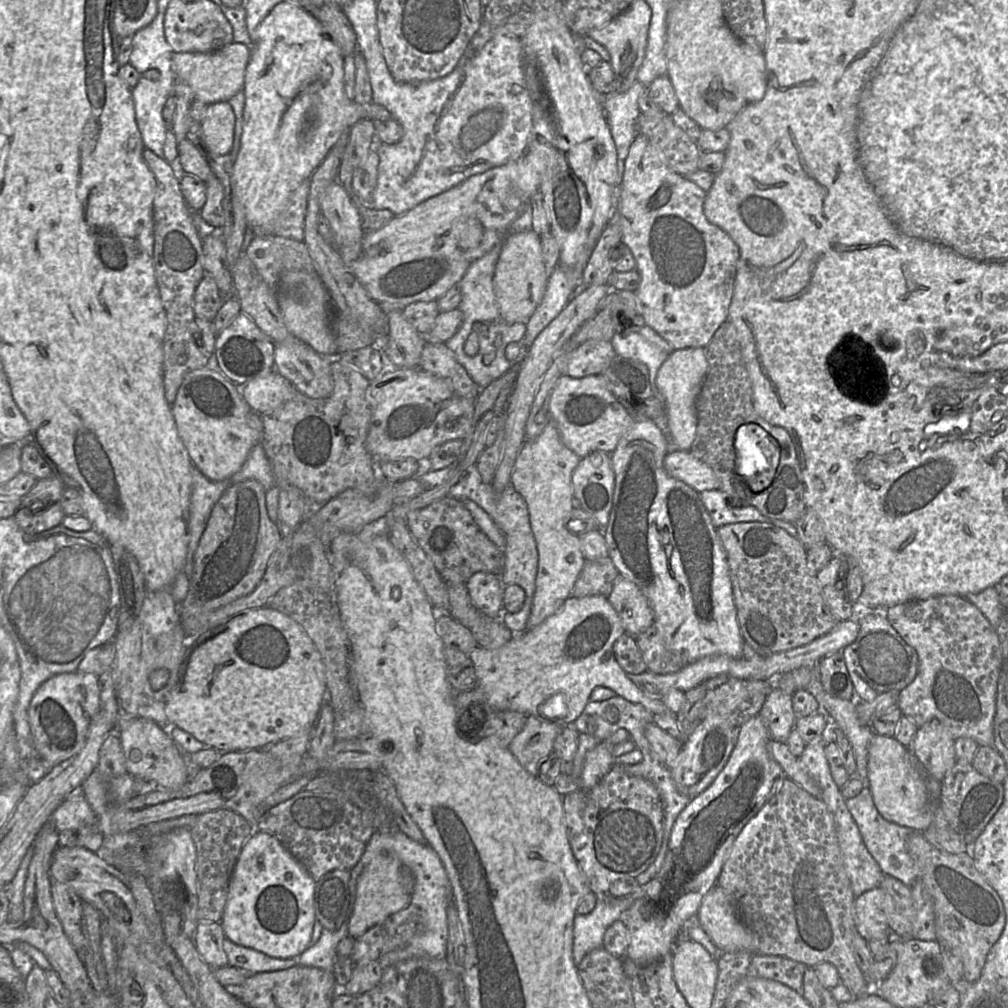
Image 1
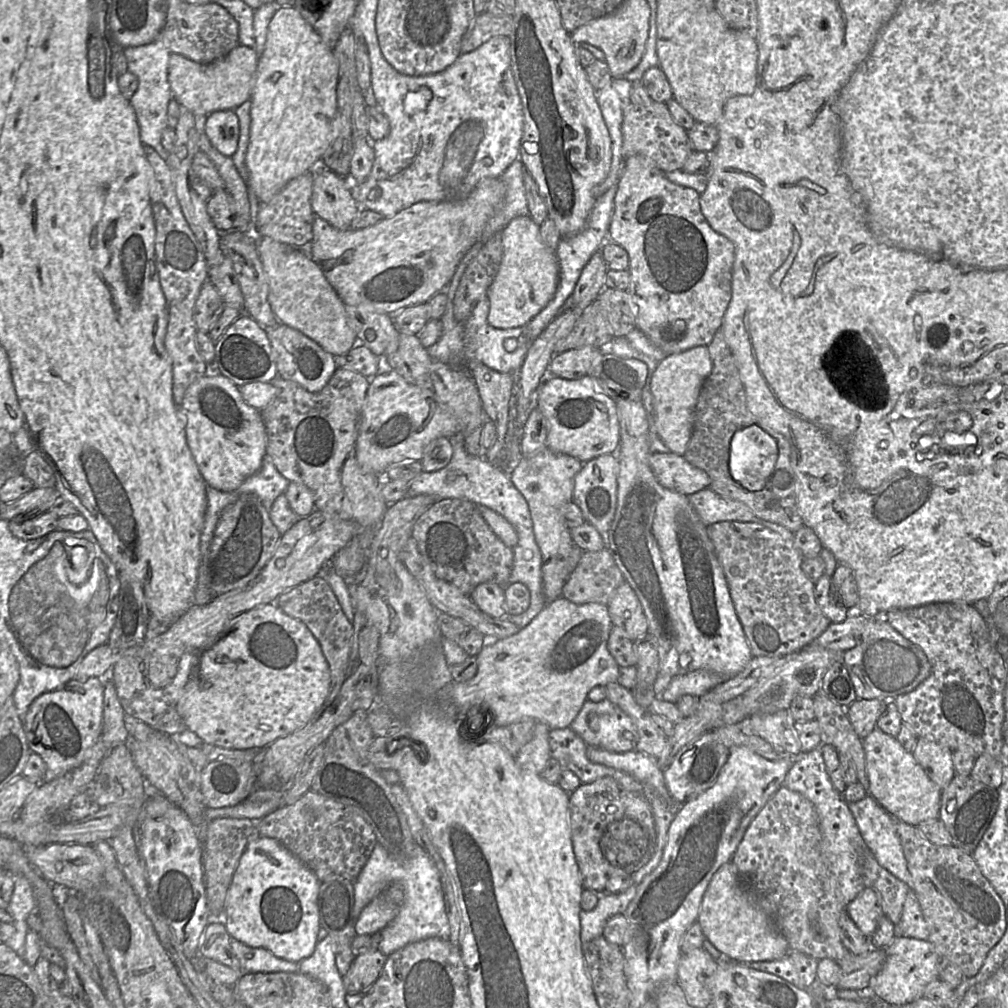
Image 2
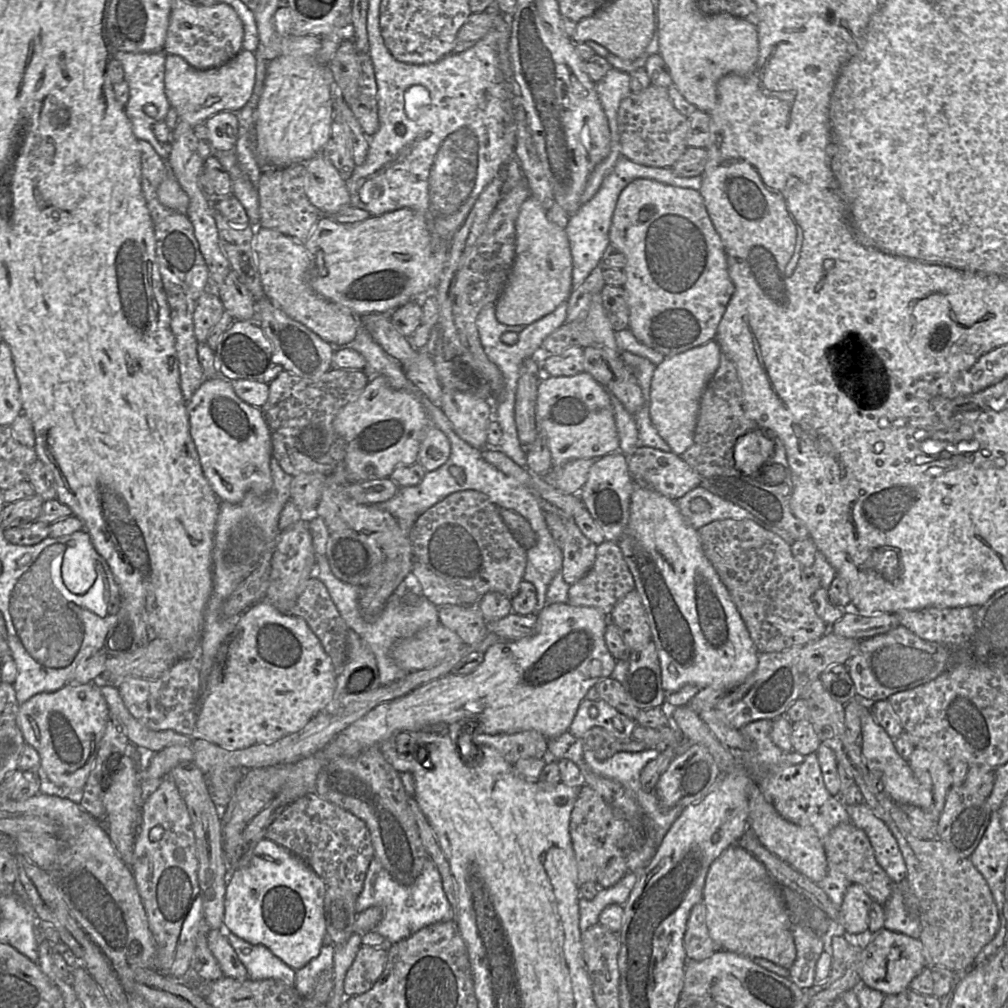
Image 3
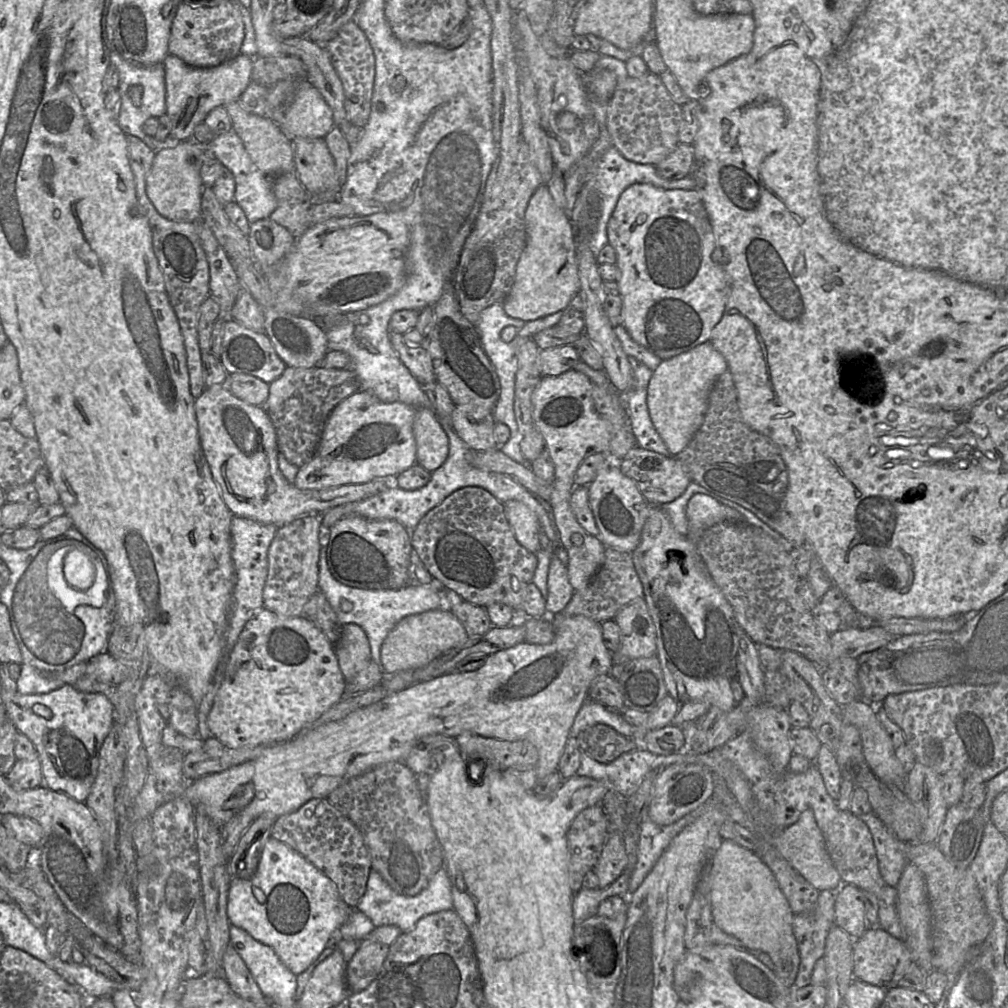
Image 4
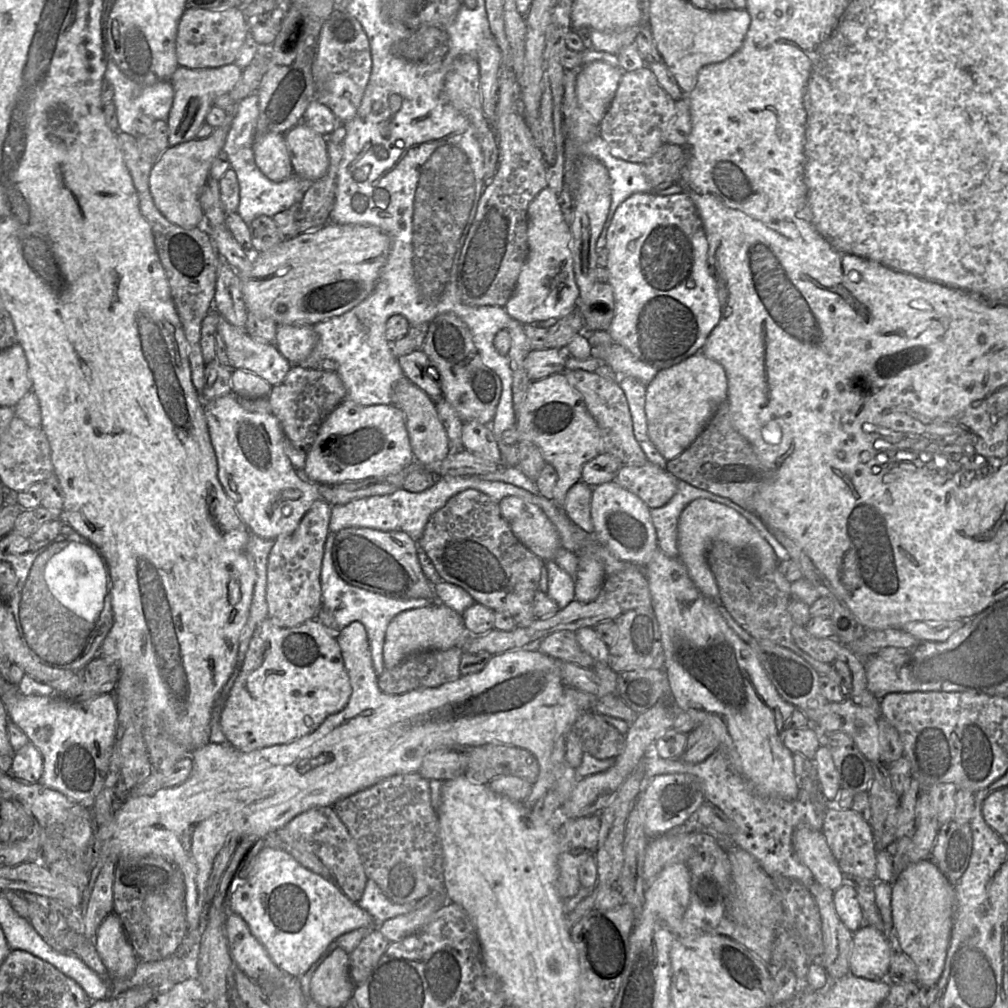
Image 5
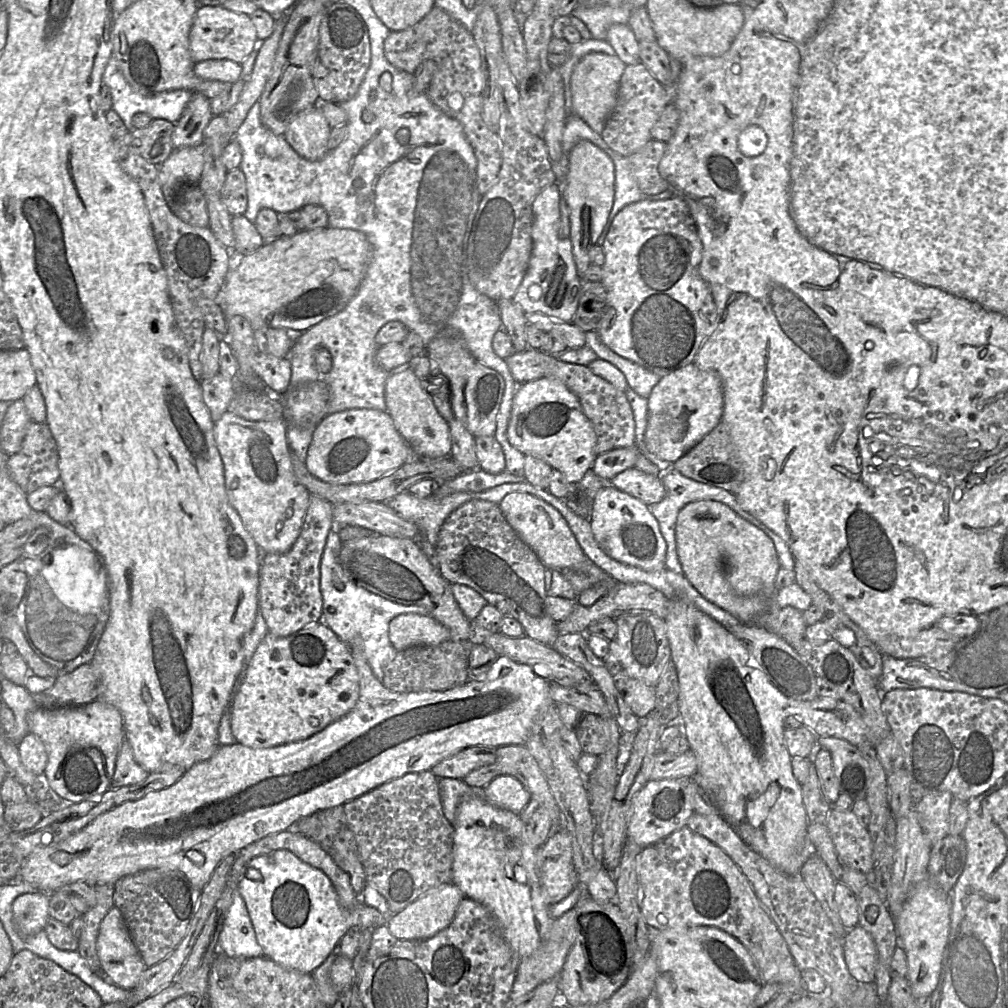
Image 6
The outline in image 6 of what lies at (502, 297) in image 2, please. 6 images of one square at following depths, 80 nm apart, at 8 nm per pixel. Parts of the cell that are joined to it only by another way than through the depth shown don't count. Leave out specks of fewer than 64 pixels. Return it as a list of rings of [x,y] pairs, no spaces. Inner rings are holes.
[[[553,183],[533,201],[532,252],[526,273],[512,300],[525,314],[542,313],[556,321],[572,323],[583,280],[577,274],[570,239],[560,236],[561,196],[561,187]]]

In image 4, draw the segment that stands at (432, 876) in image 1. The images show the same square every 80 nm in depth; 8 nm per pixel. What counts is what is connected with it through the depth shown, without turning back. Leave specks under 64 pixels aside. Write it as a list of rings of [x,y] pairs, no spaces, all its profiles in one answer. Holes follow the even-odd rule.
[[[441,868],[419,894],[404,896],[395,892],[376,870],[371,869],[365,893],[354,909],[364,913],[375,927],[394,925],[402,933],[408,932],[415,927],[422,917],[454,909],[450,880],[445,868]]]

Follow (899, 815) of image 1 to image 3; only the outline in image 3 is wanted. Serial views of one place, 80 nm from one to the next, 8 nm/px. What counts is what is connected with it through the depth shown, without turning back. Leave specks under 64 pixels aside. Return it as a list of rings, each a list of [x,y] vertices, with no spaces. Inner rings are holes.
[[[870,708],[860,709],[862,728],[862,755],[870,773],[877,780],[877,785],[897,804],[910,804],[921,809],[929,809],[933,798],[929,790],[920,786],[914,777],[908,761],[896,751],[894,740],[875,720]]]

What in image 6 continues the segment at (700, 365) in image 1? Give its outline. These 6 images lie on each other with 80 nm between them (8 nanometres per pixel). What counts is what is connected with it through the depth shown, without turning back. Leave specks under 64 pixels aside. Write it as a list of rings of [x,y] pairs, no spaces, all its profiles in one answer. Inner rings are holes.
[[[690,363],[661,377],[647,398],[647,424],[644,434],[644,448],[658,458],[674,463],[697,444],[721,420],[723,412],[723,388],[719,376]]]

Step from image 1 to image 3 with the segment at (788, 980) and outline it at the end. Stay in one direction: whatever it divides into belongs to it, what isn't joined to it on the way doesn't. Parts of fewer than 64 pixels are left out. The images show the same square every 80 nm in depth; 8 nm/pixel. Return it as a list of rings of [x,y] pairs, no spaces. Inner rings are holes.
[[[792,924],[792,933],[796,947],[796,959],[791,968],[786,969],[764,958],[753,958],[755,964],[788,978],[797,987],[806,990],[812,987],[815,967],[824,951],[824,939],[814,930],[800,924]]]

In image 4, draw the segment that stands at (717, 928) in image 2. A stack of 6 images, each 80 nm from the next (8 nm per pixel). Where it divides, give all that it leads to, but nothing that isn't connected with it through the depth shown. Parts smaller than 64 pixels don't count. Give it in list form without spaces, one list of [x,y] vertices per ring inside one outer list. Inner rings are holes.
[[[723,840],[710,857],[711,913],[714,923],[725,933],[740,940],[747,951],[769,955],[775,965],[774,973],[789,987],[794,987],[800,958],[792,931],[793,912],[773,873],[752,851],[731,840]]]

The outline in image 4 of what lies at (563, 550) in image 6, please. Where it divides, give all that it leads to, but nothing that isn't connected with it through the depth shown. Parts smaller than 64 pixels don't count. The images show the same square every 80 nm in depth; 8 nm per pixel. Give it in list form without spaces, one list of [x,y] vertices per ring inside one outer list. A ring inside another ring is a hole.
[[[509,500],[503,505],[516,540],[528,551],[536,554],[541,549],[541,526],[537,516],[524,503],[517,500]]]

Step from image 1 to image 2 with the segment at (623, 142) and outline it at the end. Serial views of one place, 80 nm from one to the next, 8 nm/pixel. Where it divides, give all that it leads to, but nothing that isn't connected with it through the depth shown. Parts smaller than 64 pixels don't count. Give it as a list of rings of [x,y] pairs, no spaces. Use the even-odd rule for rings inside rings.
[[[620,77],[613,78],[597,92],[598,104],[611,138],[612,159],[608,176],[593,189],[596,198],[618,182],[623,169],[625,157],[622,153],[622,122],[624,110],[631,103],[631,89],[632,82]]]

